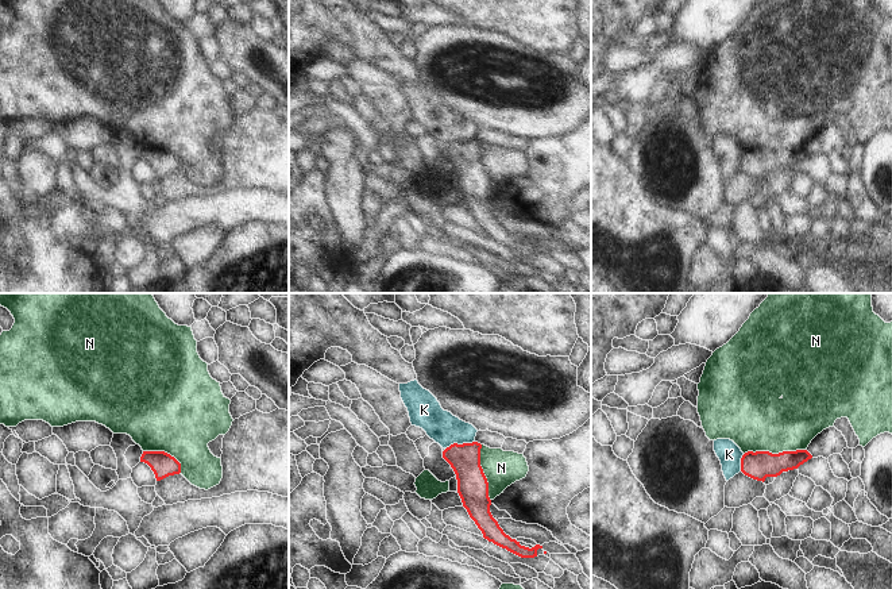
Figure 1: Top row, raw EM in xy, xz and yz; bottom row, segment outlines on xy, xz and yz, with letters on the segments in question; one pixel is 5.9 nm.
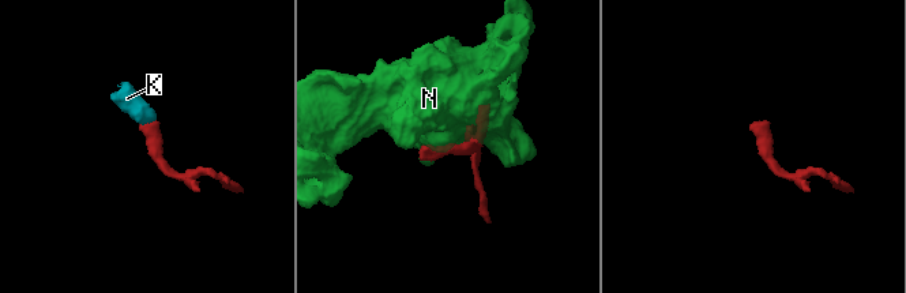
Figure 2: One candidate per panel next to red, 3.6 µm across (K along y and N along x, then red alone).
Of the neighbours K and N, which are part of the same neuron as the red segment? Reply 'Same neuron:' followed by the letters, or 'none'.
Same neuron: none

